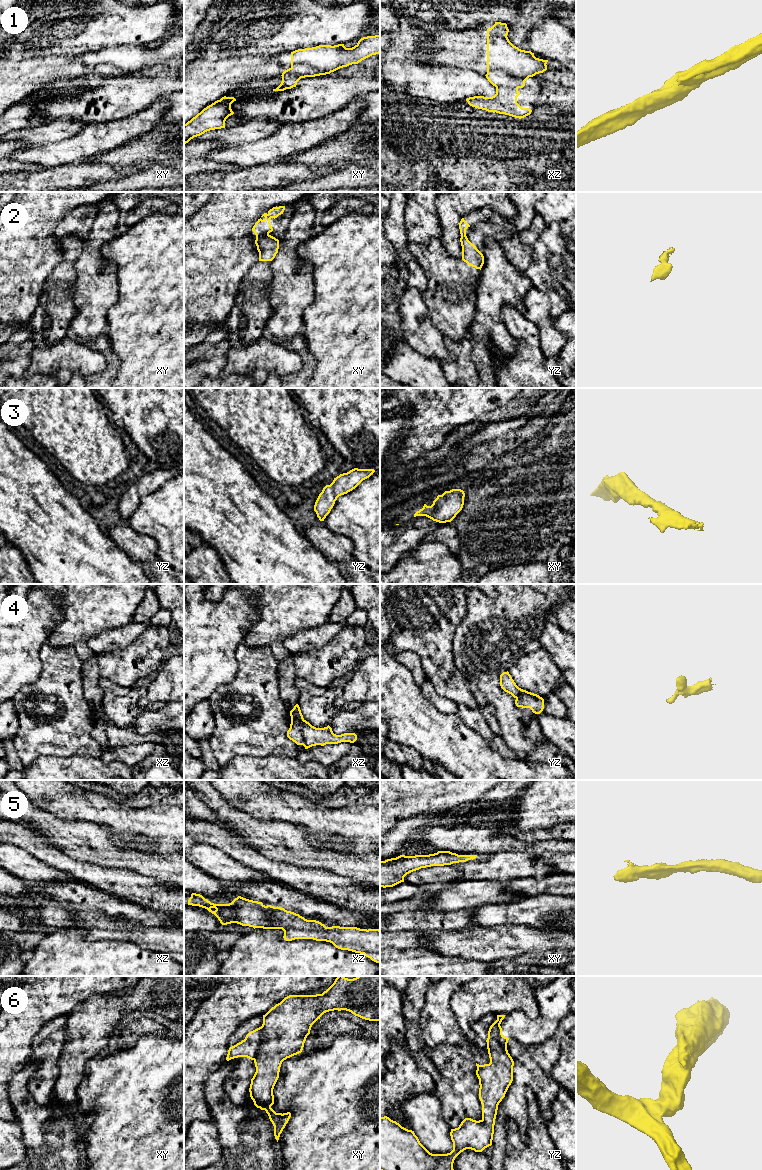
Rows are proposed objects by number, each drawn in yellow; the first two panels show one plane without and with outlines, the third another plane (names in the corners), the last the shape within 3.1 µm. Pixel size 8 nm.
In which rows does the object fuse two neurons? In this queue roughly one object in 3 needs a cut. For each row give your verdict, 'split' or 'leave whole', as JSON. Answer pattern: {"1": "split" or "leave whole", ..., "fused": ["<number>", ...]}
{"1": "split", "2": "split", "3": "leave whole", "4": "split", "5": "leave whole", "6": "split", "fused": ["1", "2", "4", "6"]}

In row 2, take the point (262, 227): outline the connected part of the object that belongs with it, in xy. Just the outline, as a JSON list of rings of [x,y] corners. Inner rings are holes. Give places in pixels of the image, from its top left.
[[[285,206],[273,207],[267,213],[264,213],[260,219],[255,223],[252,231],[255,233],[256,237],[268,235],[273,231],[270,223],[271,218],[277,218],[279,215],[283,214]]]

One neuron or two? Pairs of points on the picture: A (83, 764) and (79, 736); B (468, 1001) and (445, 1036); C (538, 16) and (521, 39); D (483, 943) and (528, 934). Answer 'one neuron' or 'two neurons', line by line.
A: two neurons
B: two neurons
C: one neuron
D: one neuron

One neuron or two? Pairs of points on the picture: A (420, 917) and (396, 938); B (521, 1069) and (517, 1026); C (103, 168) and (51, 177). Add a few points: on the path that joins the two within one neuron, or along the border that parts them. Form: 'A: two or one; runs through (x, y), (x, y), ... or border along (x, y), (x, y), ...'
A: two; border along (419, 931), (390, 932)
B: two; border along (506, 1043), (509, 1039), (515, 1039), (526, 1047)
C: one; runs through (90, 173), (64, 177)

